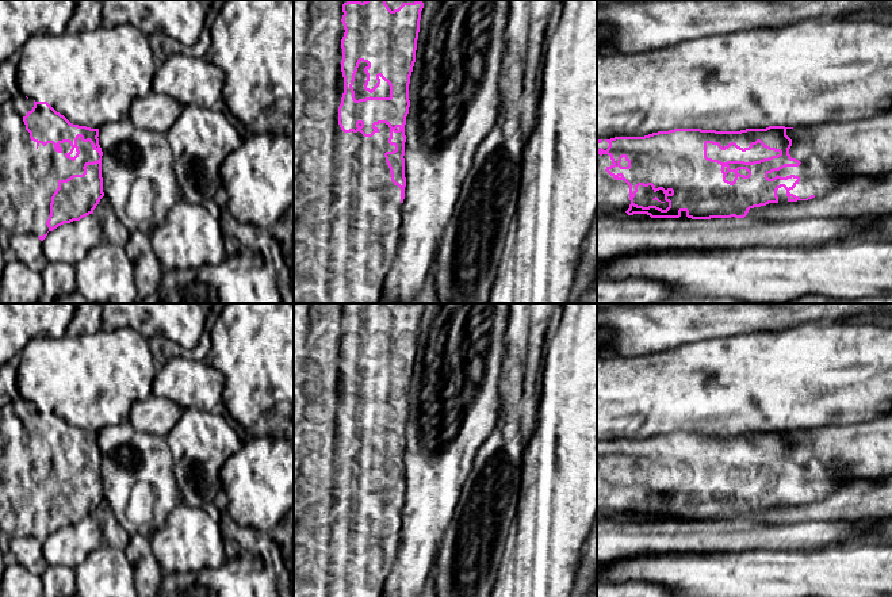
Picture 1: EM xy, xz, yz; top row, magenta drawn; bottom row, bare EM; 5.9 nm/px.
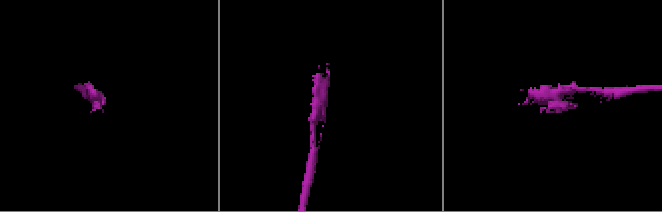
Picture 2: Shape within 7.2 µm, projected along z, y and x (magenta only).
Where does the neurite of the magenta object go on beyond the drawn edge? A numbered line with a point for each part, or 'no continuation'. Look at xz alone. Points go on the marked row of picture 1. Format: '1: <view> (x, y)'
1: xz (347, 211)

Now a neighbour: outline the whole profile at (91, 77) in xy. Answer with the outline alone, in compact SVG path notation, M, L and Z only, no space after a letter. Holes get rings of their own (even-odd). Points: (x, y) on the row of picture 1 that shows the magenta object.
M130 24L76 34L34 34L19 50L16 64L16 84L24 96L47 102L70 123L91 129L129 119L131 103L152 92L157 69L148 35Z

